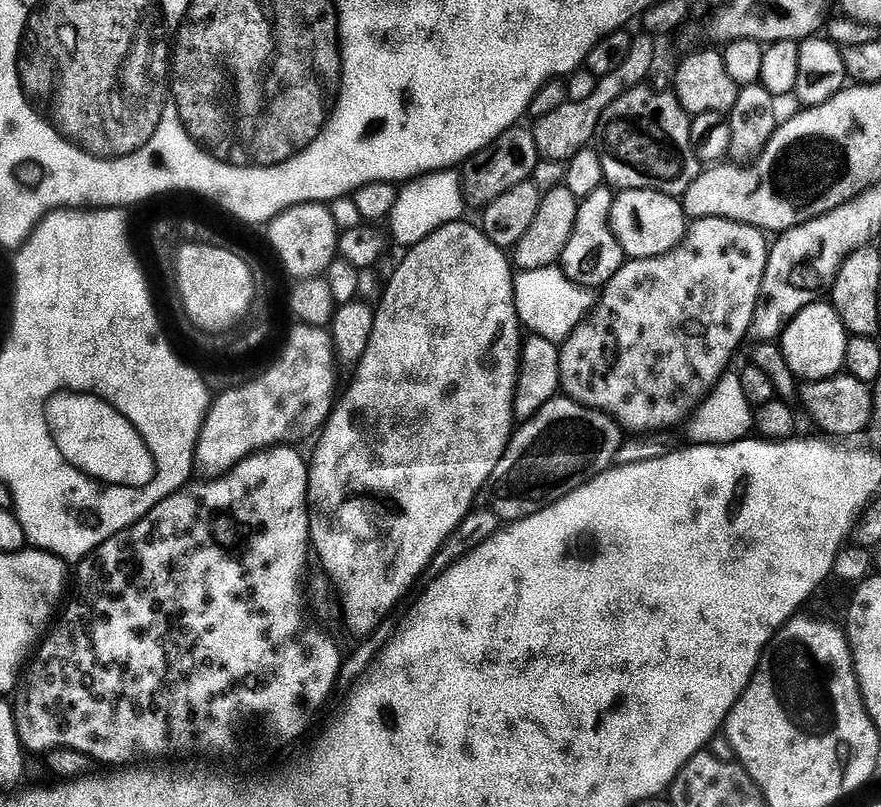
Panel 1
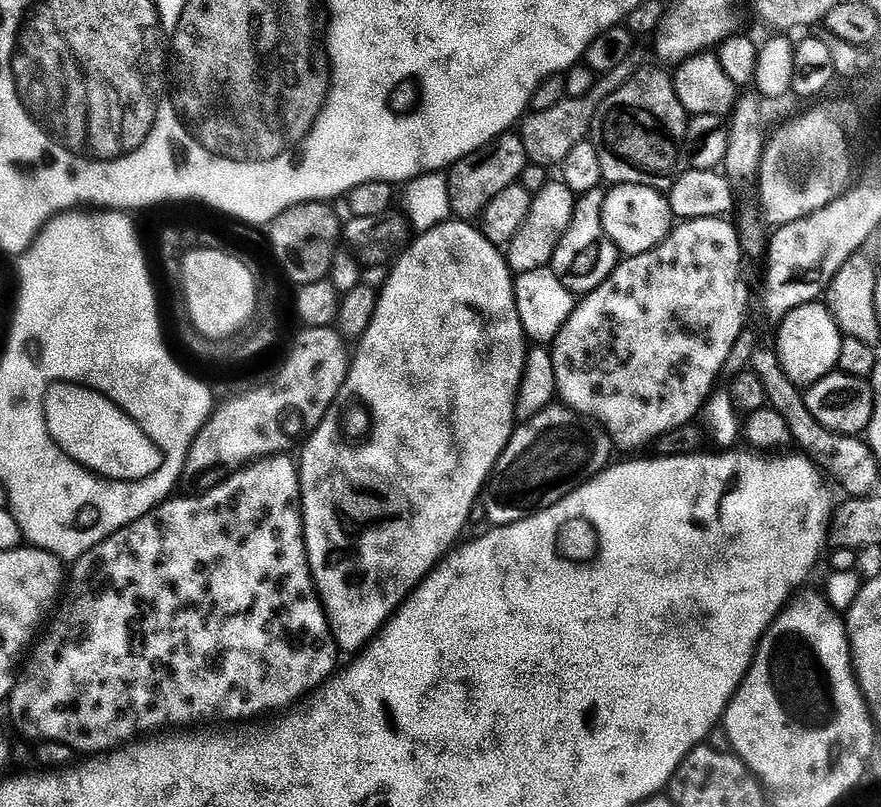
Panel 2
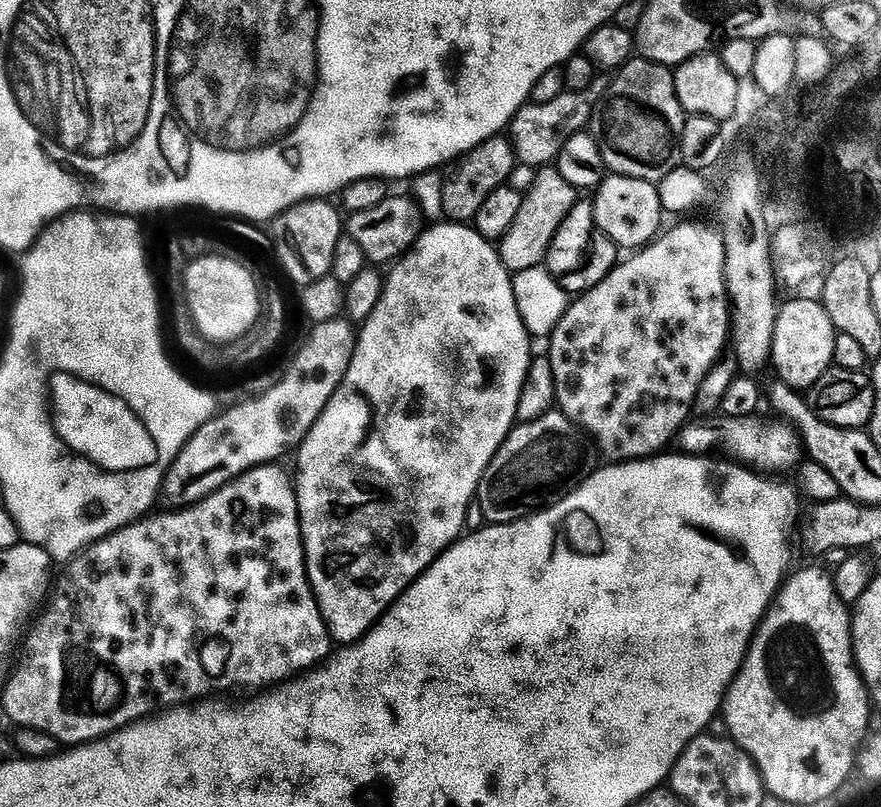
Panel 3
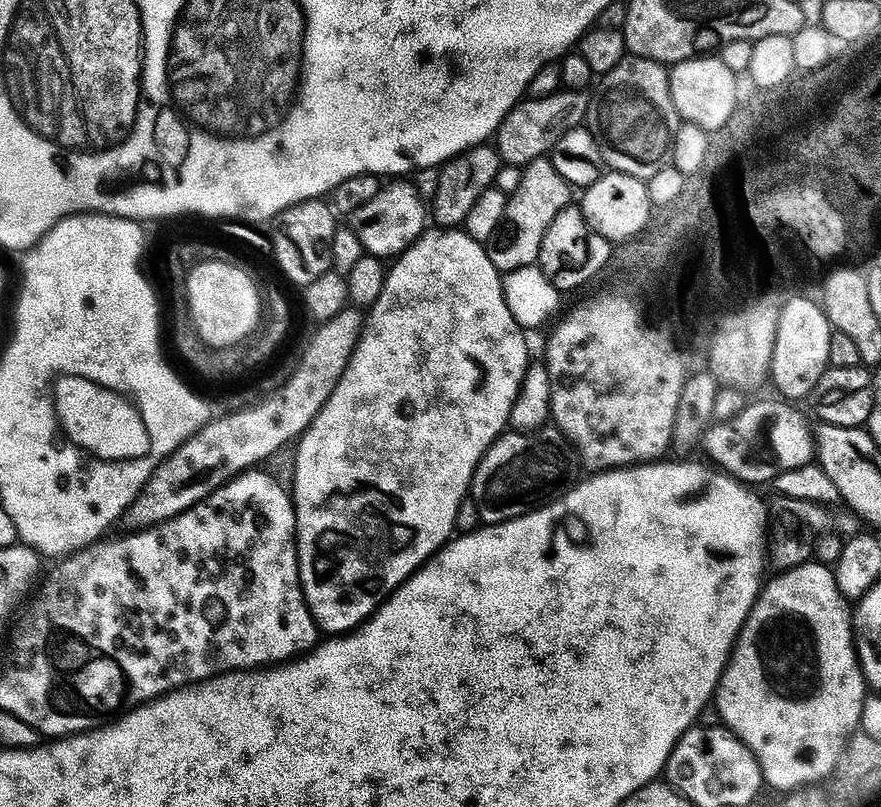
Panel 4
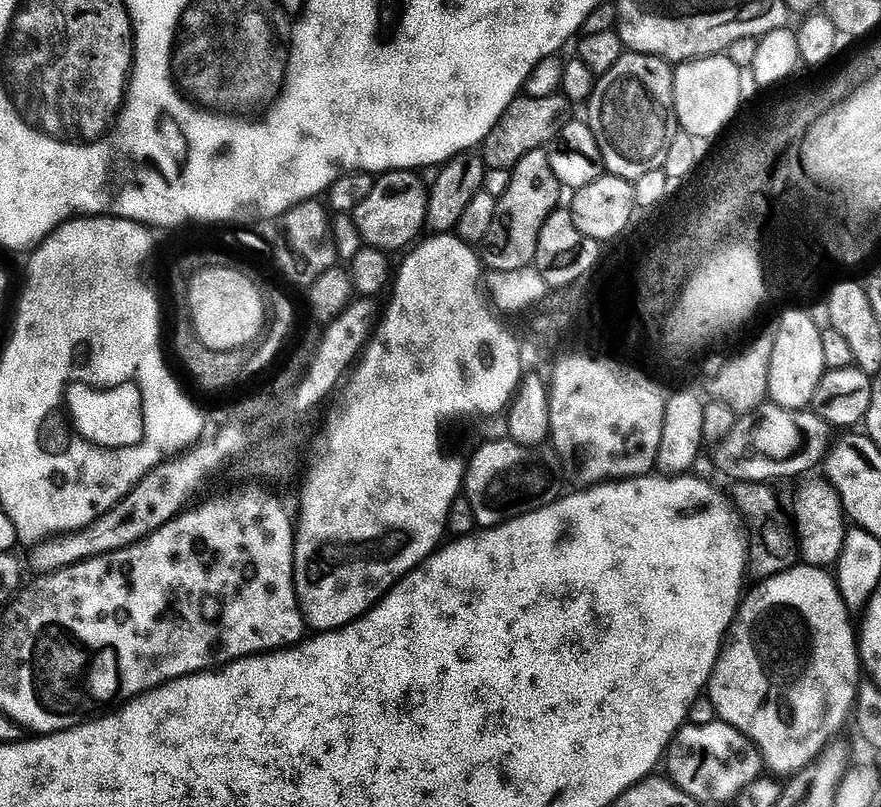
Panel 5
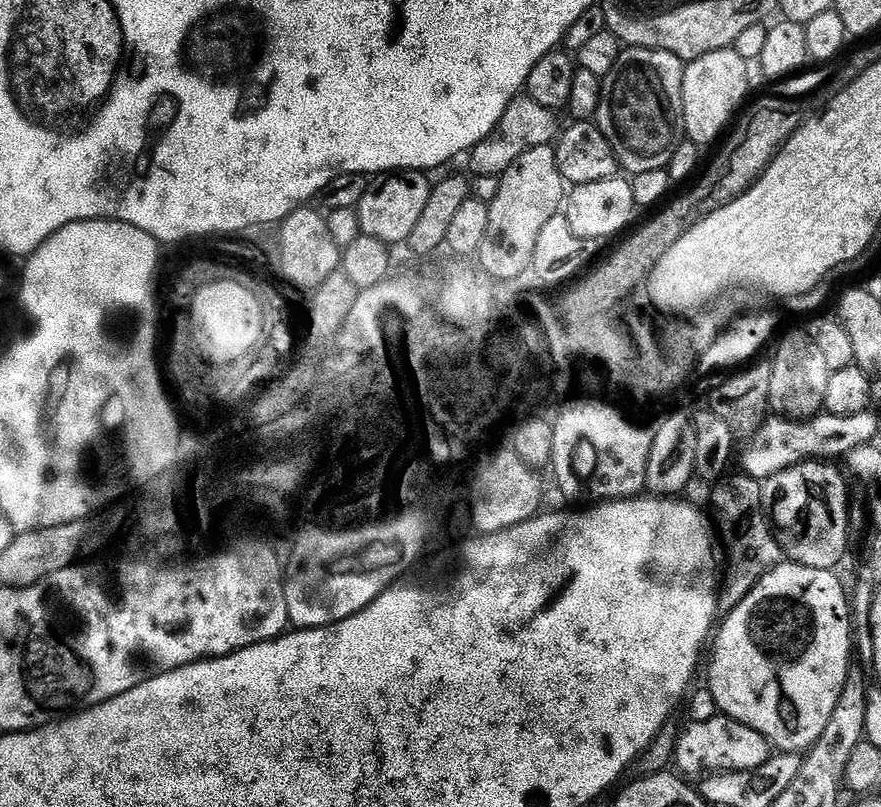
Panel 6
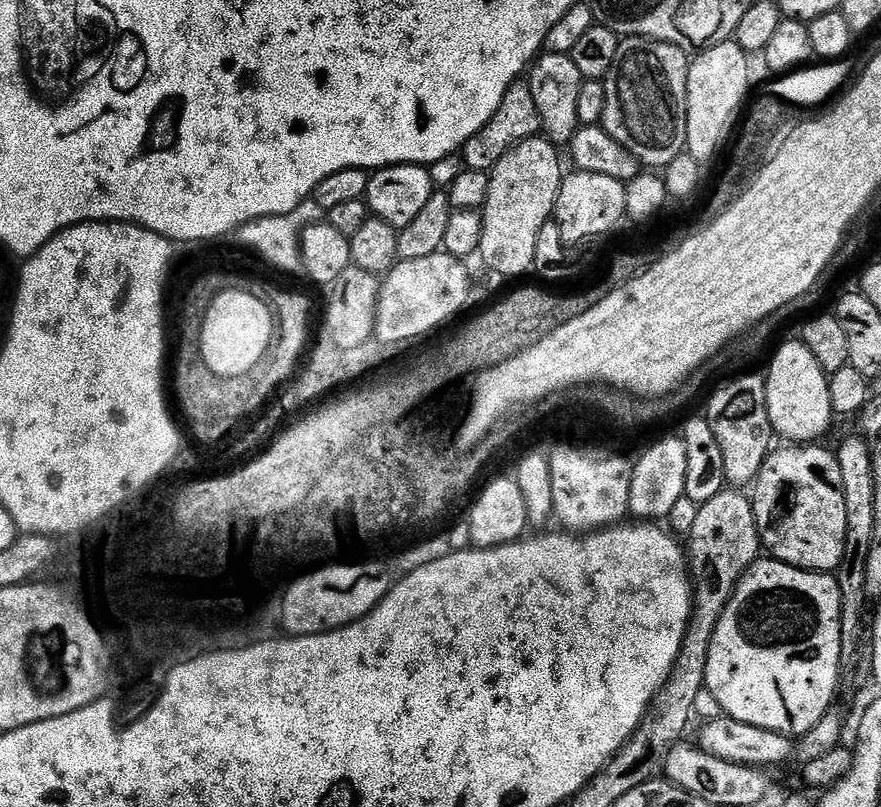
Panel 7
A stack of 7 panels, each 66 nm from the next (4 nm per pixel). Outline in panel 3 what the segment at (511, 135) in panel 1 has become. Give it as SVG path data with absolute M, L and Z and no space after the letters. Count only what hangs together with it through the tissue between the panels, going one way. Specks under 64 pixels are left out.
M503 135L492 136L482 142L473 152L465 152L455 161L452 173L447 173L442 190L443 219L454 224L468 224L475 221L482 202L494 194L494 190L505 187L512 171L517 166L512 145Z

